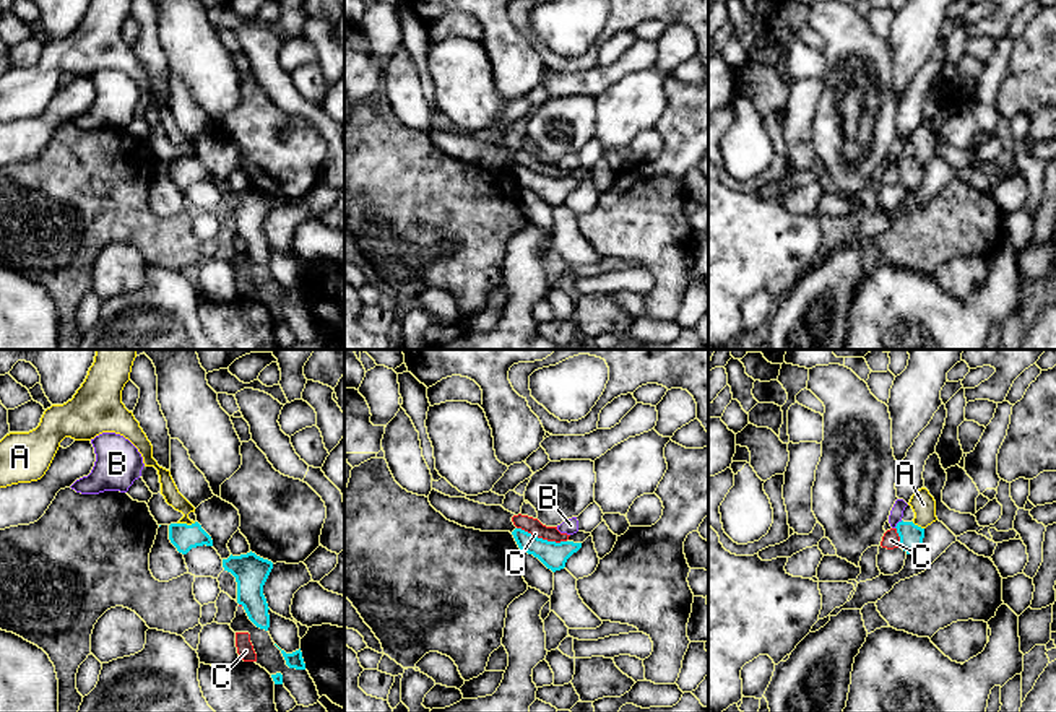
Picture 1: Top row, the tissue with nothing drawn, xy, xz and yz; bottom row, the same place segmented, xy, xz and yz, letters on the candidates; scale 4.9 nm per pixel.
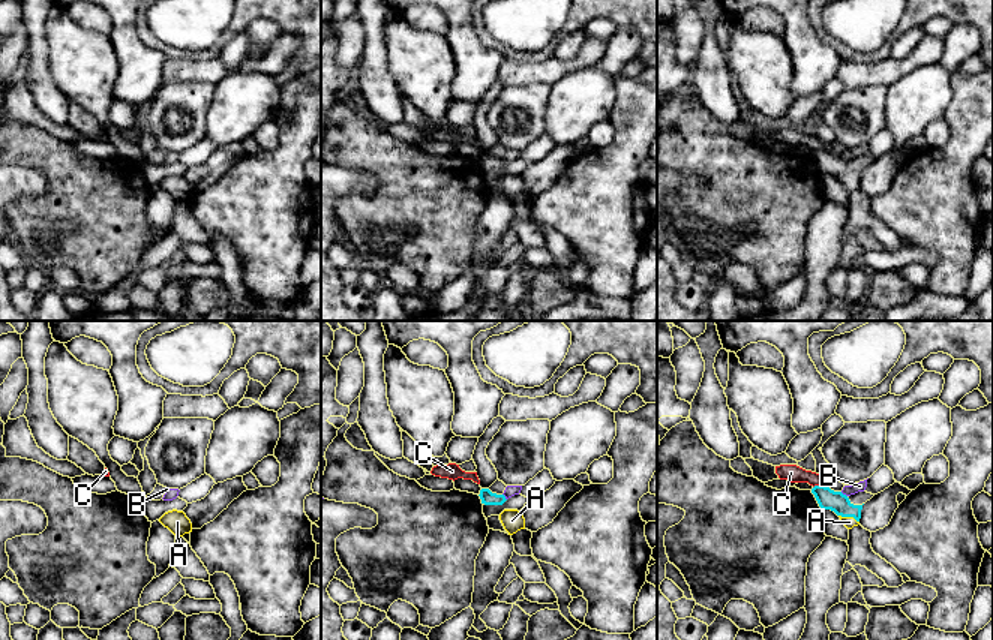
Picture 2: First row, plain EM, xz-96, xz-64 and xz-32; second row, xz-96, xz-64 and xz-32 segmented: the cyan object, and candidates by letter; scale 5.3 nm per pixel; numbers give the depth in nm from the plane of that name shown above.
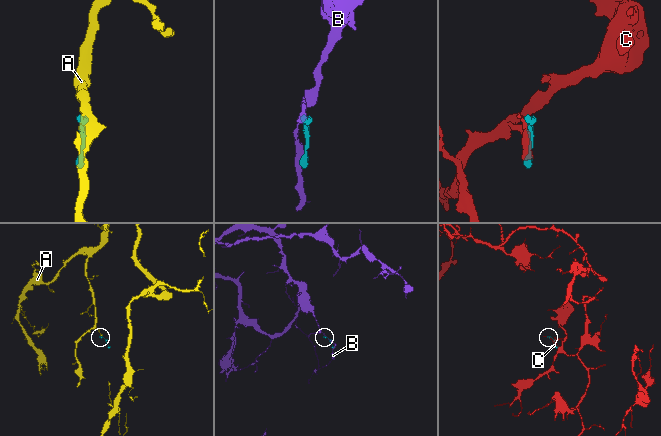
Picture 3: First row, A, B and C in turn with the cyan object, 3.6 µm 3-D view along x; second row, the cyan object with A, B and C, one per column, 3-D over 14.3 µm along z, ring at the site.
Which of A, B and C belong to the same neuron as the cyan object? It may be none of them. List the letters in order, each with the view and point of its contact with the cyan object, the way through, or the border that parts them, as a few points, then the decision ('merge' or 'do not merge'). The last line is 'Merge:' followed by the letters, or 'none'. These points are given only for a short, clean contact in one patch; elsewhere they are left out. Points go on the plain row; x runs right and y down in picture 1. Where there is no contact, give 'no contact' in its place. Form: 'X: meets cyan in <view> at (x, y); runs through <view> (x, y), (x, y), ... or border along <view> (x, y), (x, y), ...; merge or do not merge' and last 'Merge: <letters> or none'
A: meets cyan in xy at (186, 160); runs through xy (184, 173), (186, 160), (186, 145), (168, 122); merge
B: meets cyan in yz at (897, 160); border along yz (902, 156), (894, 163); do not merge
C: meets cyan in xz at (541, 174); do not merge
Merge: A

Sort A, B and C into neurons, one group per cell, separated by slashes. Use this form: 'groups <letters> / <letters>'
groups A / B / C

